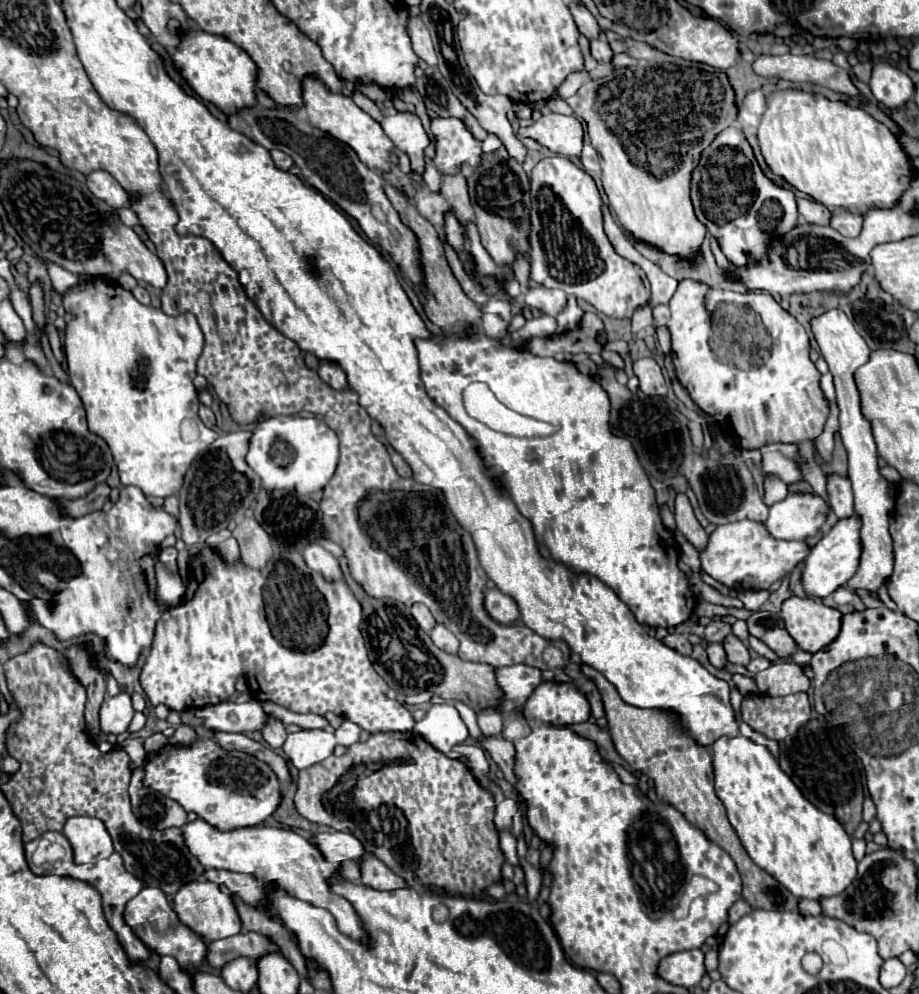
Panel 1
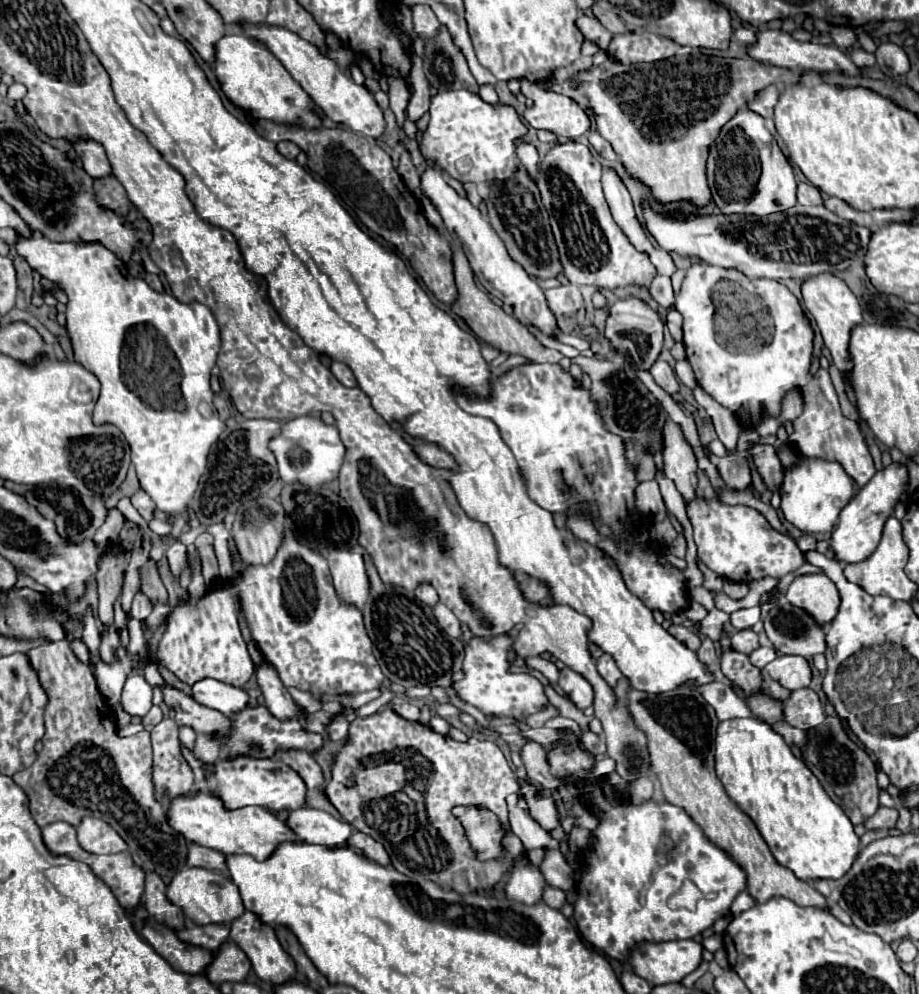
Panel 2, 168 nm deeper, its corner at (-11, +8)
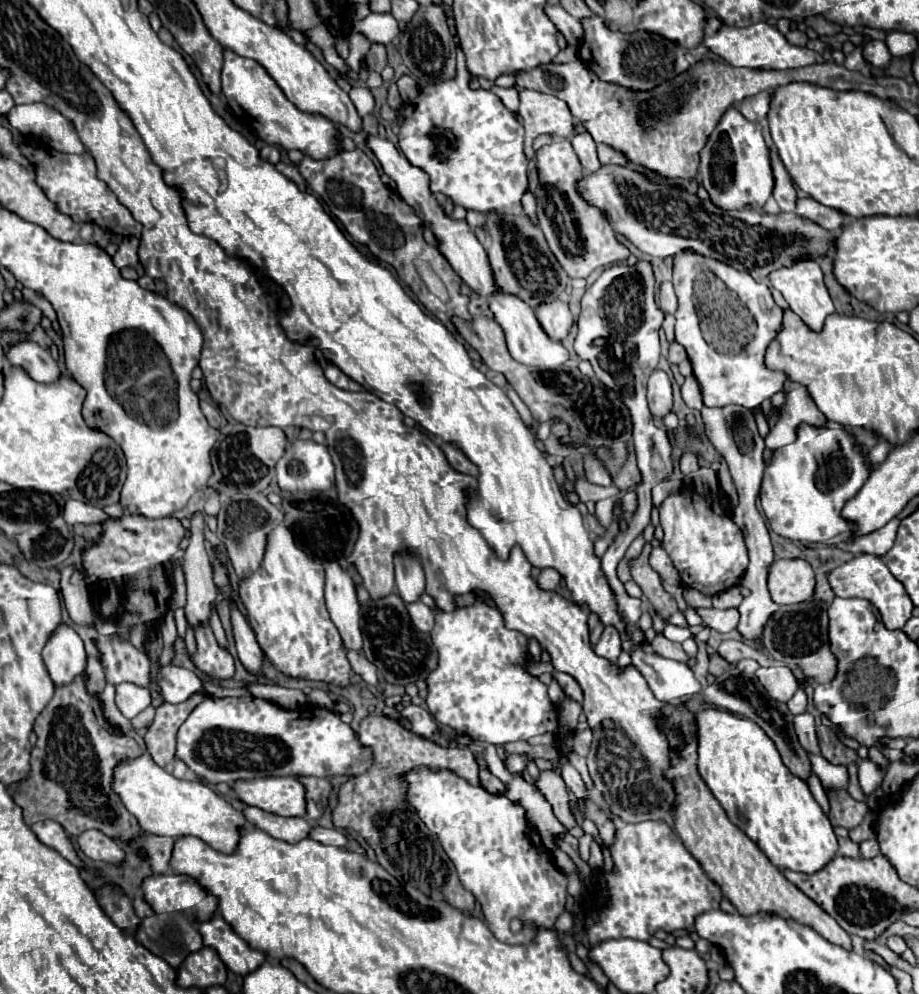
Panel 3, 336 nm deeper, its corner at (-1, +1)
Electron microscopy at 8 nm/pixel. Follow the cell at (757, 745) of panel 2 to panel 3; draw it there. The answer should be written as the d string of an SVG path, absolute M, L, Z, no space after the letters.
M708 708L696 716L698 722L698 772L710 792L726 810L732 824L748 834L768 860L780 870L794 870L814 874L822 870L838 854L838 838L828 816L814 800L808 784L794 776L782 762L776 746L766 732L752 720L740 718L732 712Z

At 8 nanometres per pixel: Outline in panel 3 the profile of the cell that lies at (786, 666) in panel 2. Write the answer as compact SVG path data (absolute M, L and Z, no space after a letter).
M788 666L758 668L756 676L758 676L760 684L766 688L766 692L778 702L788 702L794 696L794 692L798 690L798 680Z

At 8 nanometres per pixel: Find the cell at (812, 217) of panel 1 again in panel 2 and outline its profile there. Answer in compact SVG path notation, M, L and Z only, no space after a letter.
M798 183L796 197L798 197L800 205L820 205L822 203L820 191L814 185L810 185L810 183Z

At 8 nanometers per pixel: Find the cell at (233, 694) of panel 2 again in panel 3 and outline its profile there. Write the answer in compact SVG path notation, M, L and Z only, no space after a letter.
M168 664L168 666L162 666L160 672L152 672L152 676L160 676L160 680L158 680L160 694L170 704L180 704L180 702L188 700L188 696L194 696L196 692L206 694L202 680L186 668Z

